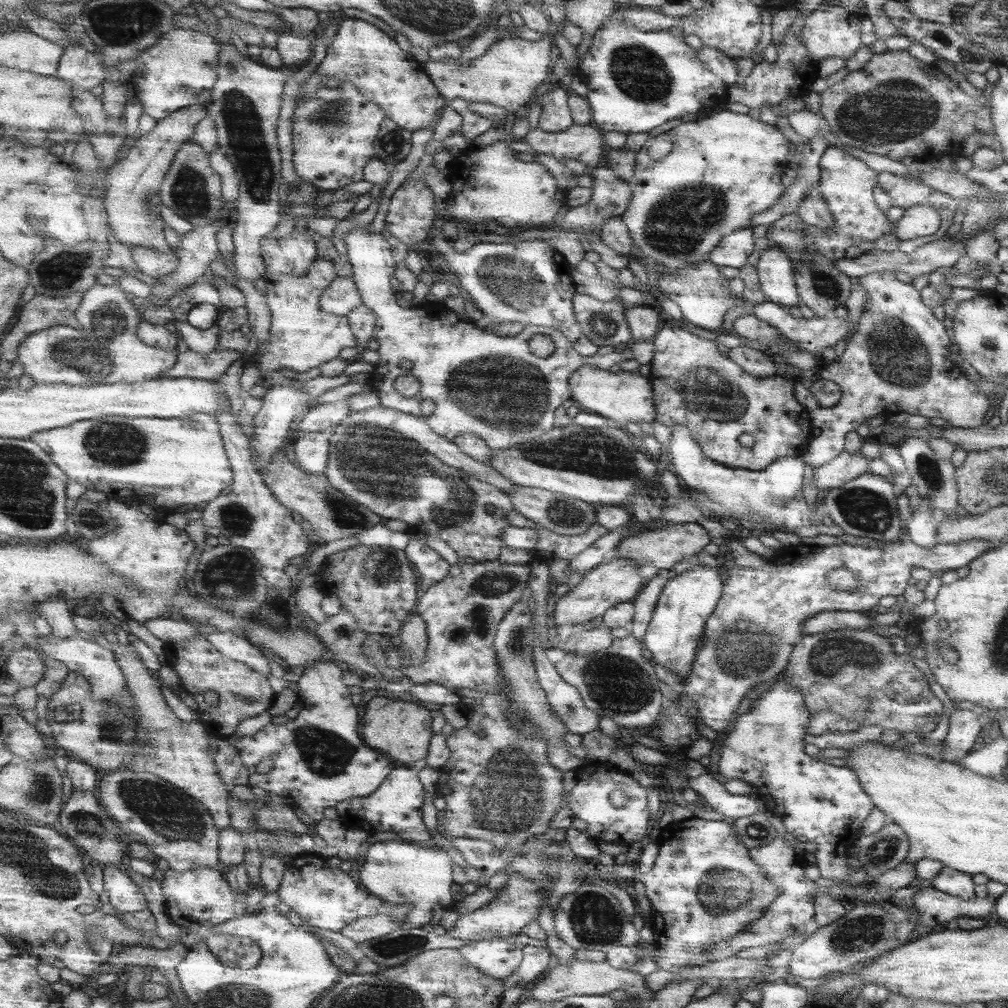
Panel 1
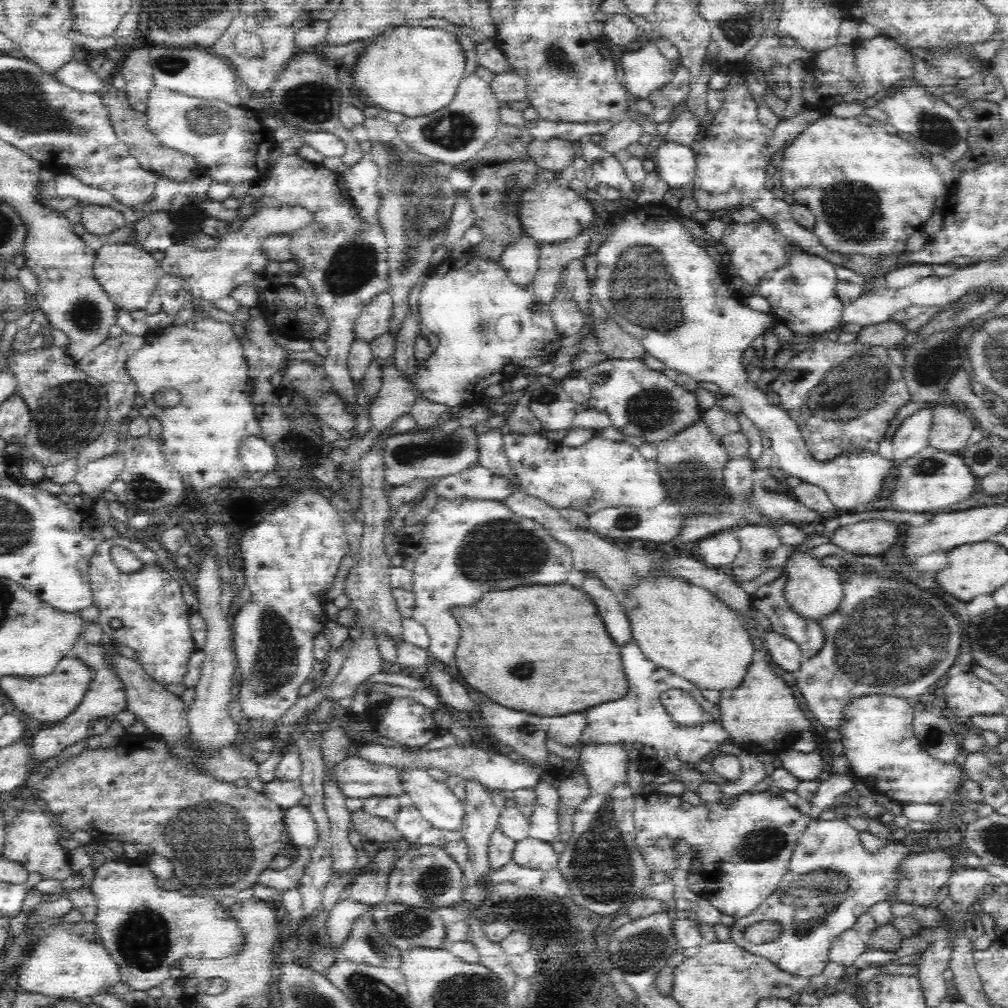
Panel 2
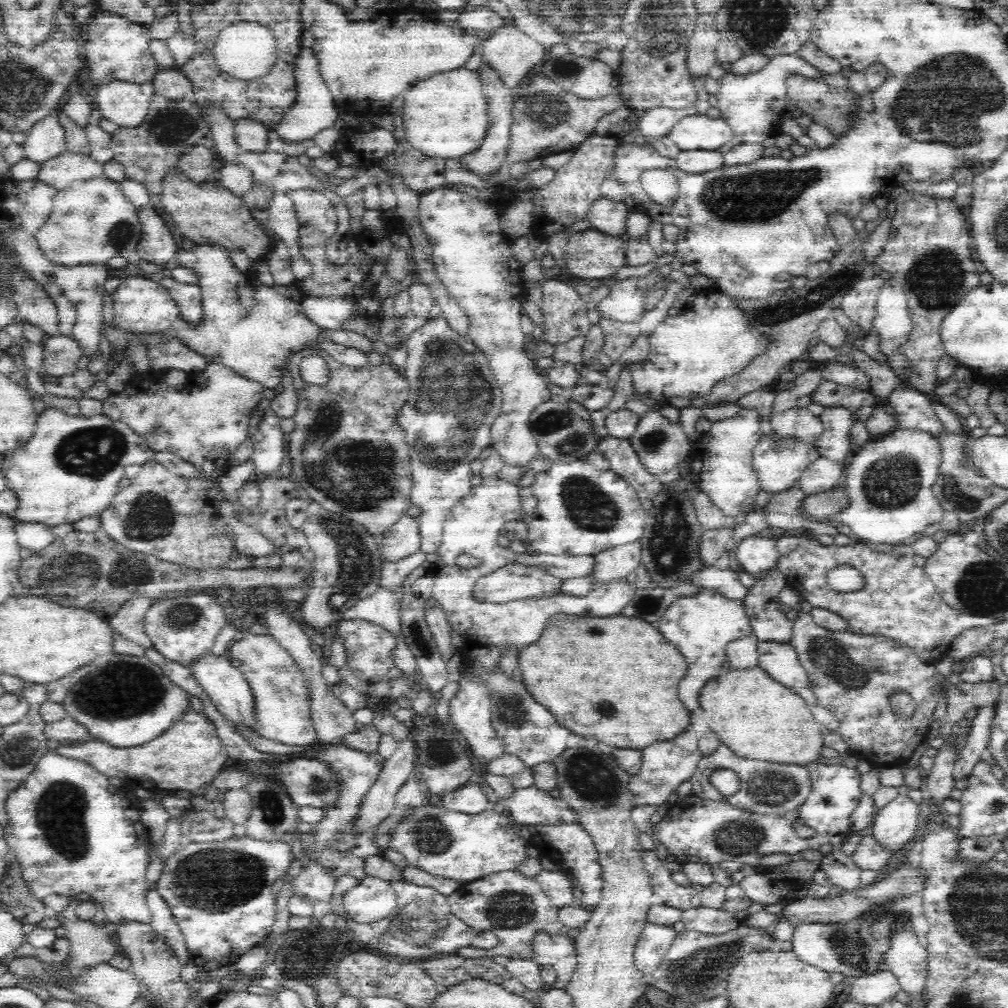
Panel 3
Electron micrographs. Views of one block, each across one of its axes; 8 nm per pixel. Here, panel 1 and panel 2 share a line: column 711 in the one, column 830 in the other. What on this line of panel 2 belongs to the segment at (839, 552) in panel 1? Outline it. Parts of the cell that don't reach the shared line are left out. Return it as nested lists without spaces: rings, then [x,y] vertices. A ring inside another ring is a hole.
[[[852,574],[844,580],[846,598],[842,600],[842,610],[834,614],[834,618],[826,618],[820,622],[826,634],[826,642],[822,650],[806,660],[800,670],[794,674],[796,686],[802,692],[802,698],[808,710],[816,716],[826,730],[838,730],[838,722],[842,718],[842,708],[850,698],[858,698],[862,694],[886,694],[900,698],[918,698],[946,672],[946,678],[956,670],[956,658],[960,650],[960,624],[954,614],[946,608],[944,602],[932,598],[928,592],[922,592],[914,586],[900,586],[894,580],[874,578],[872,574]]]

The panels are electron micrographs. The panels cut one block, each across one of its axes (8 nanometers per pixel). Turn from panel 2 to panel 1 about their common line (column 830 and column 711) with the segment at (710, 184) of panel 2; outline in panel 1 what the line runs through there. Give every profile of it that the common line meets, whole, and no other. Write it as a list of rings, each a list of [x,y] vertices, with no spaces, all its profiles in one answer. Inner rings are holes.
[[[751,228],[735,230],[729,234],[711,254],[711,262],[717,266],[729,266],[729,268],[743,268],[747,264],[747,256],[753,252],[753,236]]]

